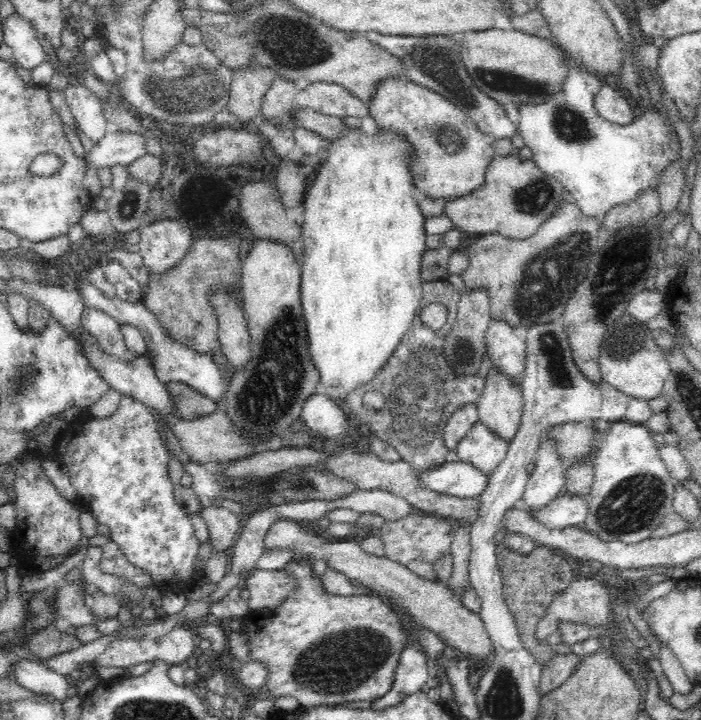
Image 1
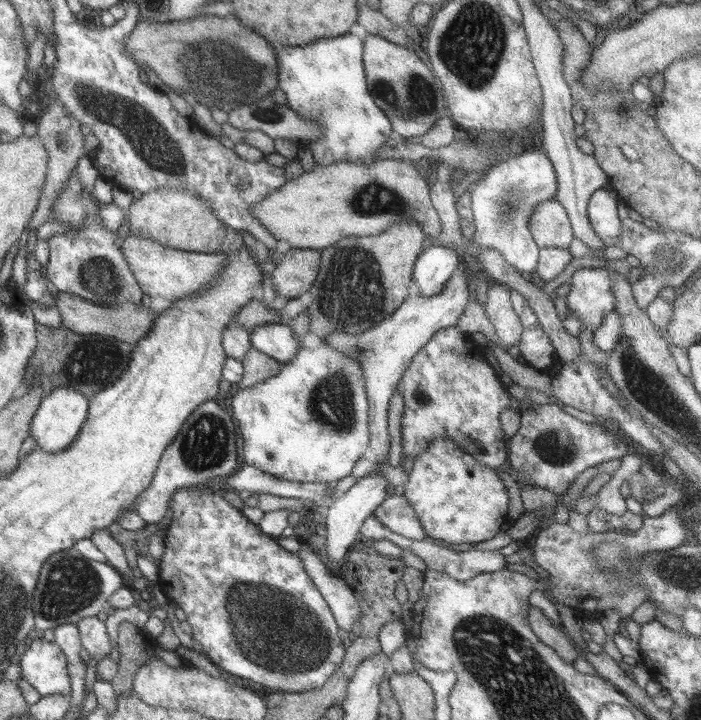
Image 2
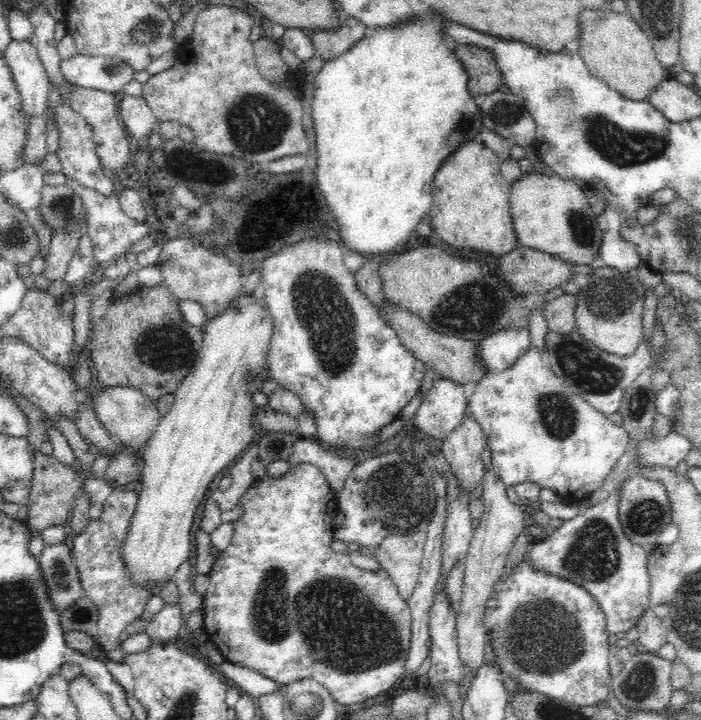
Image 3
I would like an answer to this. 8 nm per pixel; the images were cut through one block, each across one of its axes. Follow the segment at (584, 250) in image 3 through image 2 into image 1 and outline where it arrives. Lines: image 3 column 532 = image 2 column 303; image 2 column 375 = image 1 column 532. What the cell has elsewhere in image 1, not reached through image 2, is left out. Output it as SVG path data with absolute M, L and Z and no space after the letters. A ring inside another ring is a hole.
M495 156L488 166L483 186L470 195L448 200L445 204L445 214L452 219L454 228L468 234L489 235L498 233L516 240L530 238L539 229L542 222L547 221L563 204L565 189L559 181L540 171L532 160L523 160L519 156Z

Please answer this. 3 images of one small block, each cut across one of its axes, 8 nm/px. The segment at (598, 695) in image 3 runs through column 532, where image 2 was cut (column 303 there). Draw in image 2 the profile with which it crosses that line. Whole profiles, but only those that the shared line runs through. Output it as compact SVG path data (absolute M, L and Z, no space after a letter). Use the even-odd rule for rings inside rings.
M196 486L178 489L173 492L170 509L172 510L172 519L168 524L163 541L165 544L164 554L160 560L159 579L156 582L167 598L186 614L186 622L192 627L192 638L202 644L205 655L222 671L226 671L227 676L234 676L239 680L252 680L254 684L266 686L268 691L298 692L309 691L315 688L321 688L330 681L330 678L338 671L336 664L340 658L344 658L344 644L338 636L337 620L334 620L333 612L328 608L329 604L324 602L321 591L318 591L316 583L310 578L305 565L296 553L288 552L280 548L272 538L268 538L264 532L258 530L252 522L248 522L242 511L232 506L226 499L216 492L202 492Z

